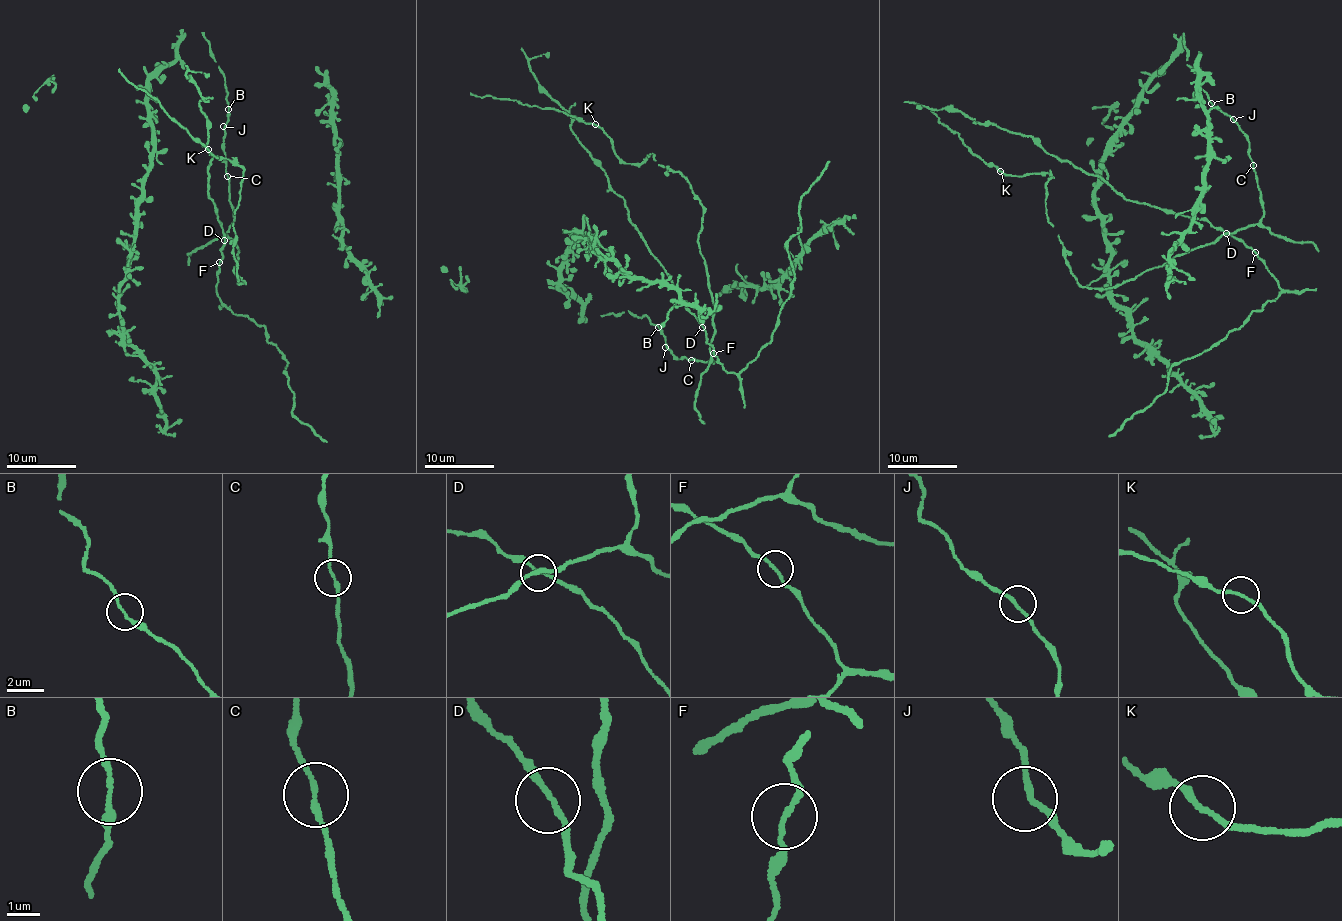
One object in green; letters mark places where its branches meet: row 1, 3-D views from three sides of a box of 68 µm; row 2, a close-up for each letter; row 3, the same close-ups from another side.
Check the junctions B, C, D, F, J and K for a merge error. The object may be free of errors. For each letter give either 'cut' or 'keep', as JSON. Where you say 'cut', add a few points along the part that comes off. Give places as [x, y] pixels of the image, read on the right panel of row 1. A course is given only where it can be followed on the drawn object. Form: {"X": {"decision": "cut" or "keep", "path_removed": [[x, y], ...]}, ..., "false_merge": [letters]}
{"B": {"decision": "keep"}, "C": {"decision": "keep"}, "D": {"decision": "keep"}, "F": {"decision": "keep"}, "J": {"decision": "keep"}, "K": {"decision": "keep"}, "false_merge": []}

